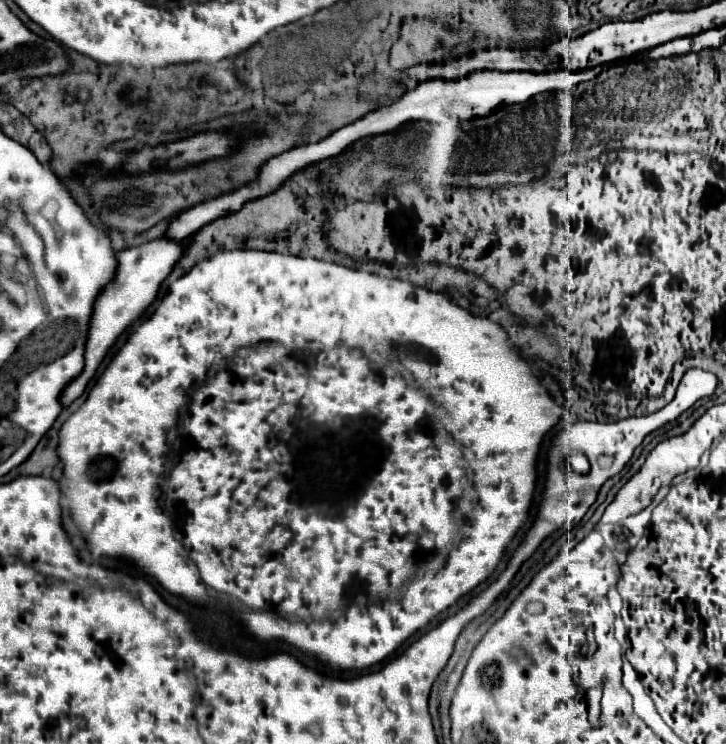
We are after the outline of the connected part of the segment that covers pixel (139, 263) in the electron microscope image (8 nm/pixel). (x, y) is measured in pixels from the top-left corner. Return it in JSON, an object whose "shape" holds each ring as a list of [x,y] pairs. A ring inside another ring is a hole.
{"shape":[[[158,238],[148,244],[130,246],[130,248],[116,252],[116,262],[118,262],[116,274],[114,274],[112,282],[100,290],[100,294],[96,296],[96,302],[92,306],[86,350],[84,350],[84,370],[72,382],[68,382],[60,394],[64,408],[70,406],[78,396],[82,396],[82,392],[86,390],[86,384],[96,374],[96,368],[104,360],[106,352],[114,346],[118,336],[154,302],[160,282],[170,274],[178,256],[182,256],[182,248],[186,248],[186,240],[174,242],[168,238]]]}

